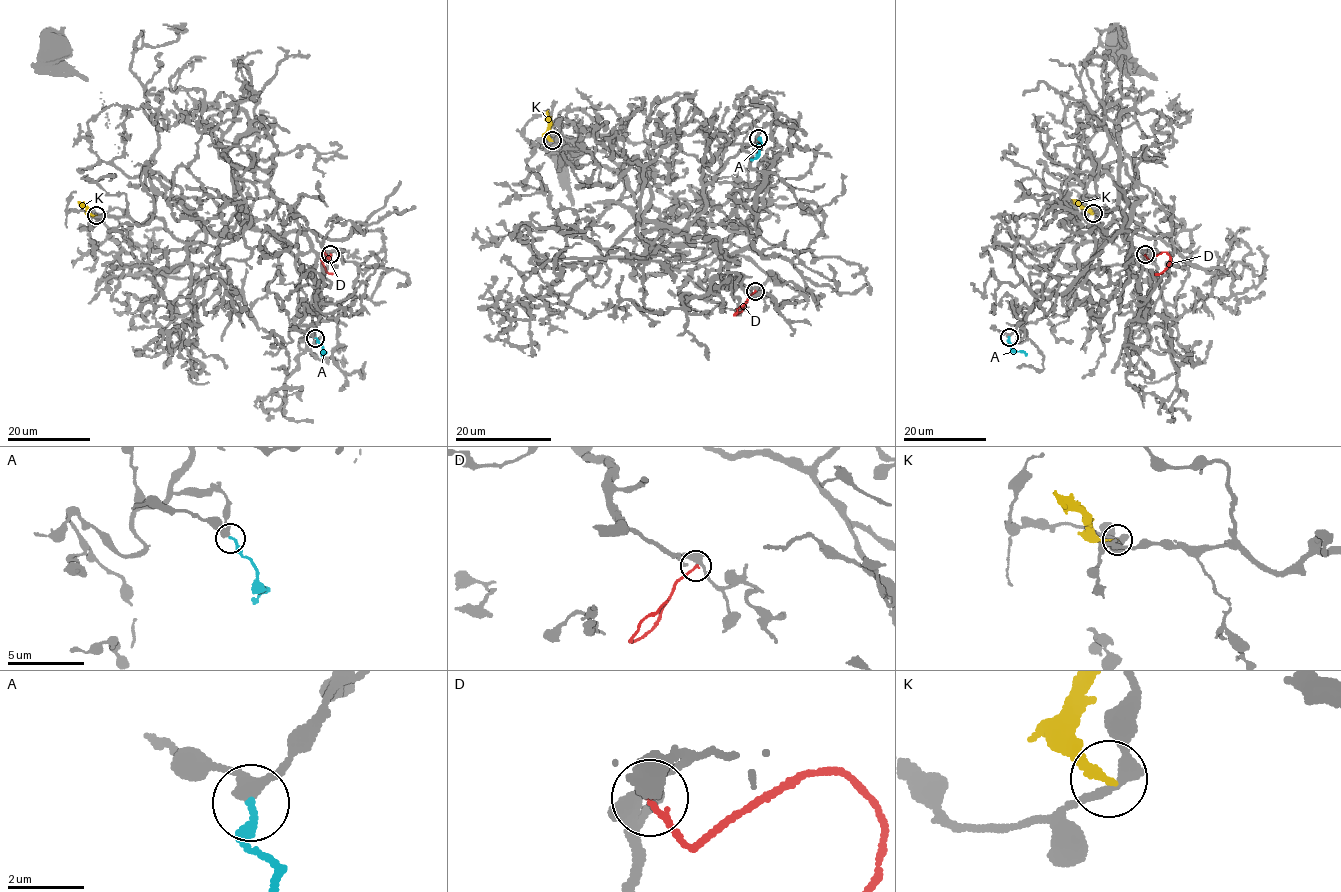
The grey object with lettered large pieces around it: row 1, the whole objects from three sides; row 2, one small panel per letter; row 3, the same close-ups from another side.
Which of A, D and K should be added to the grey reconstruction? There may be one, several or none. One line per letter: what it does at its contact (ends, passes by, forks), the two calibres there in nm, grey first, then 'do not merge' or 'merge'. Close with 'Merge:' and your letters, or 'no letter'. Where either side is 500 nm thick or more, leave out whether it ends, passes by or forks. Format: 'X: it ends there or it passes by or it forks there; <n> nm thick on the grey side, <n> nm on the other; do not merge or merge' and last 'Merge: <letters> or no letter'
A: it ends there; 320 nm thick on the grey side, 190 nm on the other; merge
D: it ends there; 360 nm thick on the grey side, 140 nm on the other; do not merge
K: it ends there; 300 nm thick on the grey side, 240 nm on the other; do not merge
Merge: A

